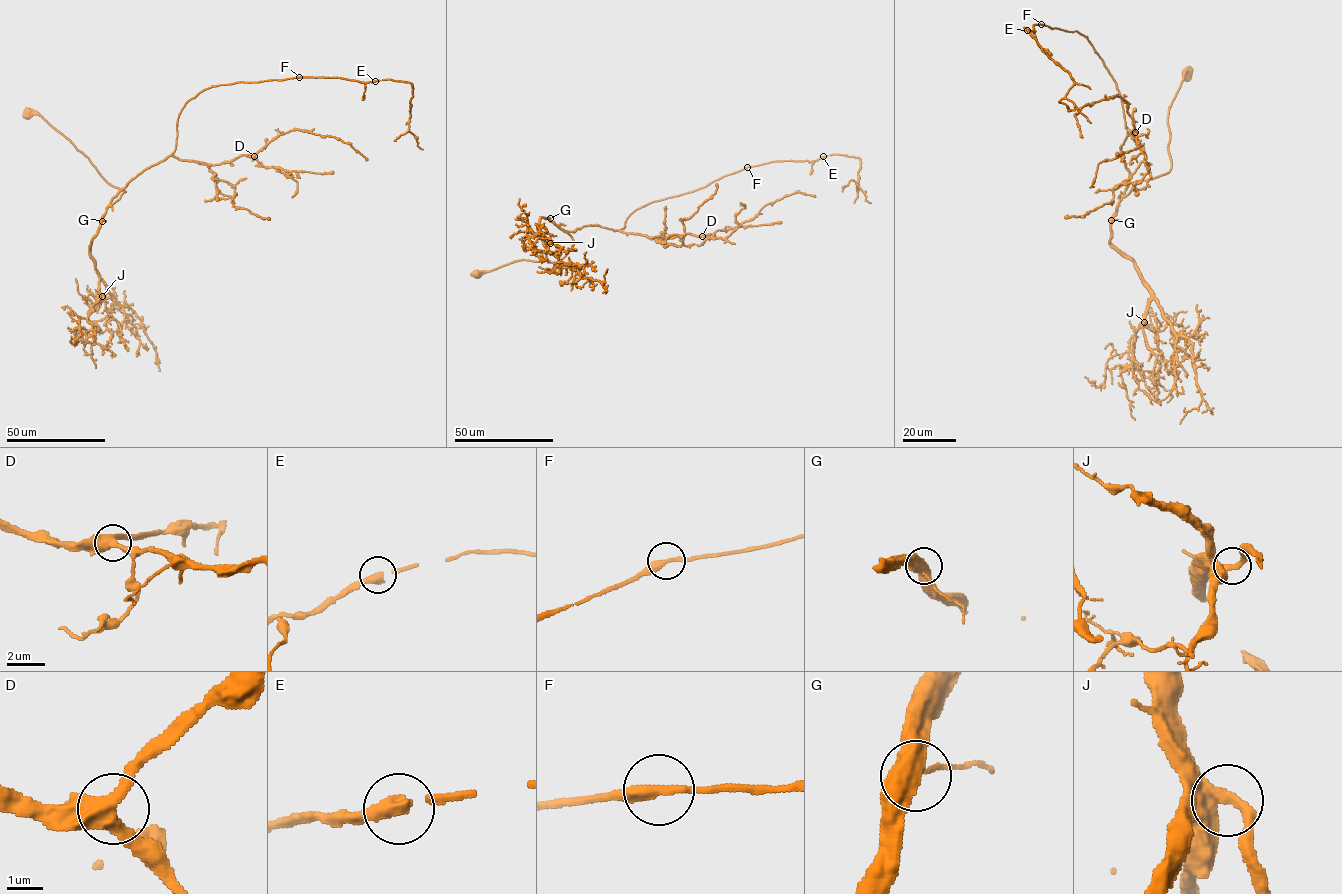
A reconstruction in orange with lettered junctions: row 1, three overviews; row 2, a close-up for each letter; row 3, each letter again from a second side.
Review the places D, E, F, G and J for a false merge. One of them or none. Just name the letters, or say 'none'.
none

